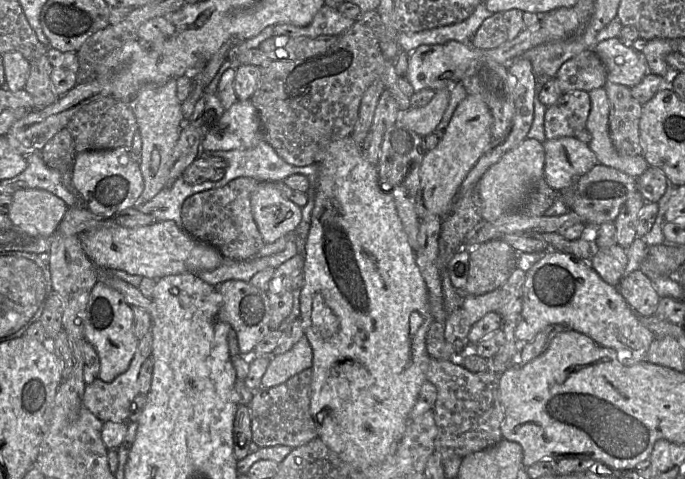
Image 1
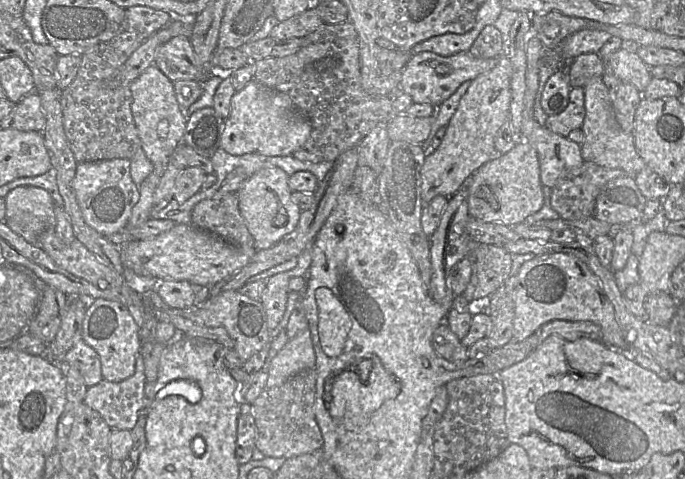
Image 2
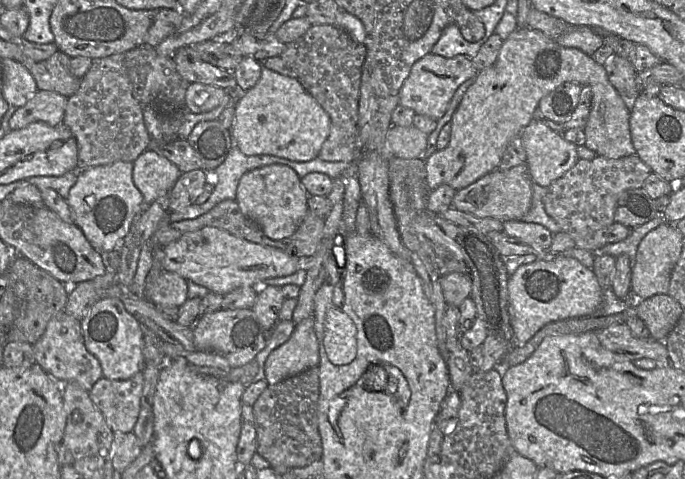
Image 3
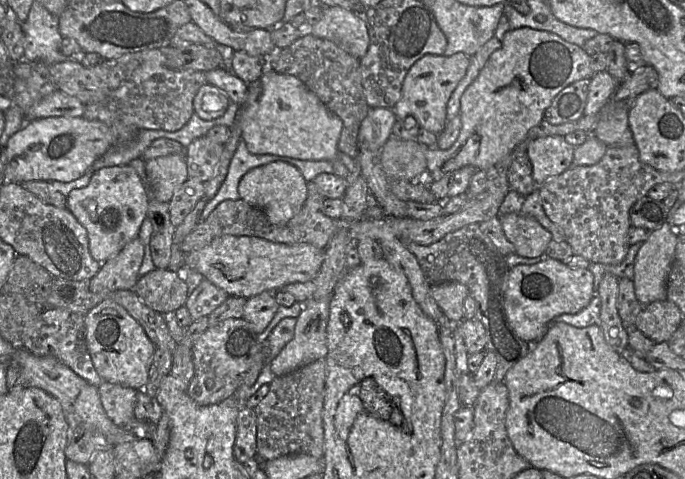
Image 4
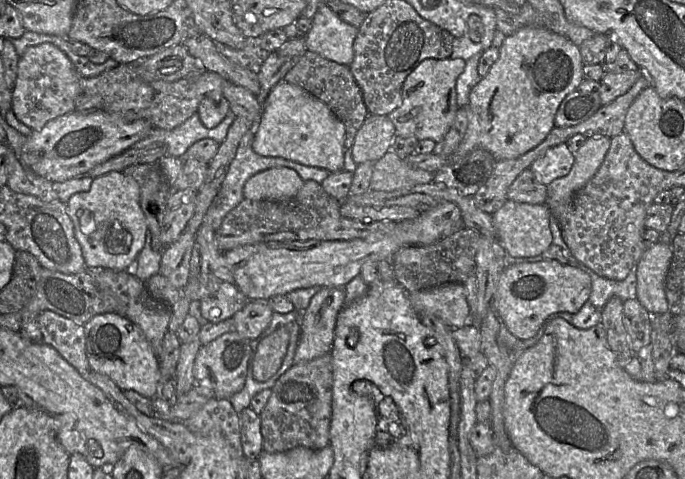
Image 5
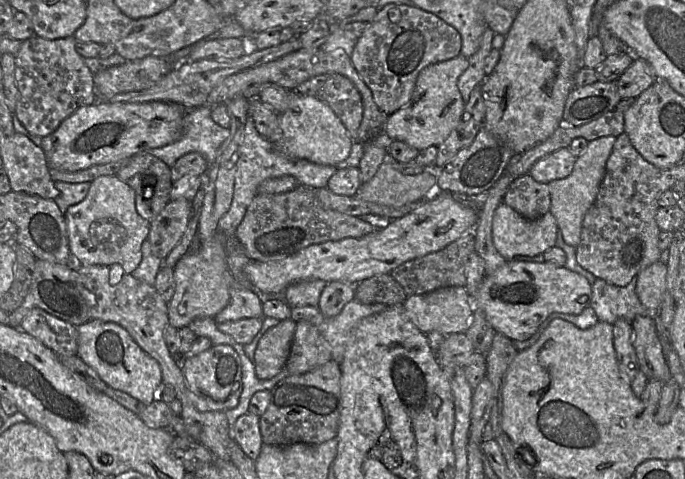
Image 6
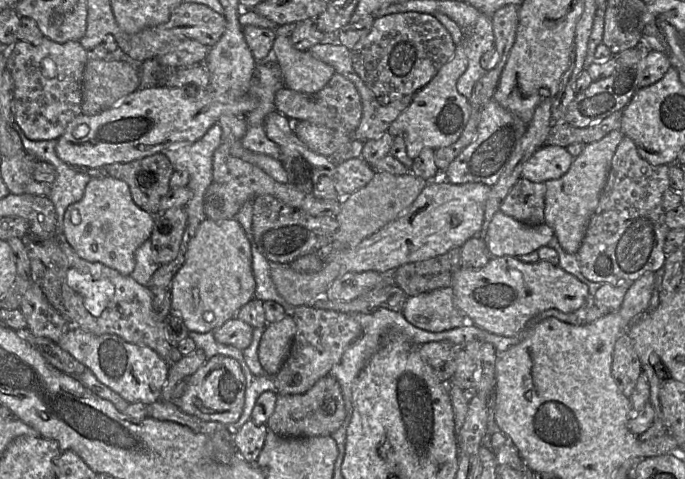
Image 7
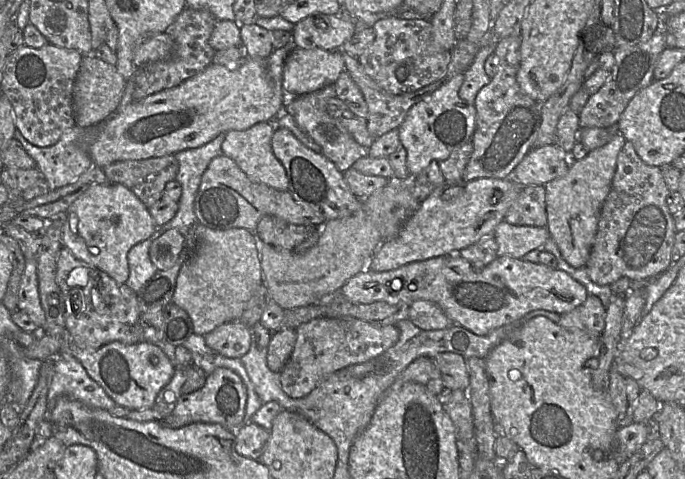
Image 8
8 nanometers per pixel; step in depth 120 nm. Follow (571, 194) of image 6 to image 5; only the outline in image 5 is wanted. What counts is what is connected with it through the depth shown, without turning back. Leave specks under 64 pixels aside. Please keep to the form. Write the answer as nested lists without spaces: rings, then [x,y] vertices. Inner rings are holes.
[[[607,136],[589,137],[575,153],[573,166],[566,176],[553,180],[547,186],[546,205],[552,213],[552,207],[559,206],[560,203],[569,202],[573,196],[582,189],[590,179],[594,177],[604,161],[609,150],[611,138]]]

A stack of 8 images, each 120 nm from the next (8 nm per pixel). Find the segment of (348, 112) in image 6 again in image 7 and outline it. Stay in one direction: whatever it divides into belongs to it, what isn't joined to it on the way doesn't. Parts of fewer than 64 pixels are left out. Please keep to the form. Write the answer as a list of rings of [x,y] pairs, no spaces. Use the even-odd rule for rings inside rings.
[[[335,73],[315,96],[322,104],[336,111],[350,134],[357,129],[363,113],[362,101],[357,88],[349,79]]]

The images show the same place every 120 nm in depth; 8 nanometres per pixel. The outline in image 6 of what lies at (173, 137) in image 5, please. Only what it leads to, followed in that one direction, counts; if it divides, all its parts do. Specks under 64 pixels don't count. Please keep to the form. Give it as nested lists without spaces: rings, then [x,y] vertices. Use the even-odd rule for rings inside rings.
[[[202,105],[185,112],[181,136],[177,141],[146,152],[159,158],[169,167],[185,154],[198,152],[210,167],[215,161],[218,149],[229,134],[229,128],[223,128],[213,121],[211,107]]]

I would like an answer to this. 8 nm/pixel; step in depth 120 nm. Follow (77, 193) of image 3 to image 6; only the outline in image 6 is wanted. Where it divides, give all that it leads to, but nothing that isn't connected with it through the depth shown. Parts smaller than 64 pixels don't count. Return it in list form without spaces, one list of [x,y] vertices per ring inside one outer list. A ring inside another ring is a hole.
[[[100,176],[91,182],[87,196],[78,204],[71,205],[65,213],[69,247],[81,265],[120,264],[128,274],[132,273],[142,260],[142,243],[150,232],[150,222],[142,218],[135,206],[135,192],[118,176]]]

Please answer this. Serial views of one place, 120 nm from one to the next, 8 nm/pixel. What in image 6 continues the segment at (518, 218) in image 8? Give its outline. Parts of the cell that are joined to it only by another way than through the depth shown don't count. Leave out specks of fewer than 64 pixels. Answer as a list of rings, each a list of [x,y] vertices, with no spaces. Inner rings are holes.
[[[528,173],[524,174],[511,183],[503,203],[526,219],[539,219],[550,211],[549,185],[536,181]]]

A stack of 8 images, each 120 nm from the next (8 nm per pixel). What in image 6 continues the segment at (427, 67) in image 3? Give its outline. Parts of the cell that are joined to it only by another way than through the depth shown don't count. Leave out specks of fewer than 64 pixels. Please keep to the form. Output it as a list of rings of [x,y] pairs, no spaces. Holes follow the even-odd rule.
[[[459,54],[455,58],[434,63],[423,68],[417,77],[415,88],[406,105],[389,115],[384,132],[392,139],[405,142],[421,151],[429,146],[439,146],[458,125],[465,102],[457,83],[468,68],[469,58]]]

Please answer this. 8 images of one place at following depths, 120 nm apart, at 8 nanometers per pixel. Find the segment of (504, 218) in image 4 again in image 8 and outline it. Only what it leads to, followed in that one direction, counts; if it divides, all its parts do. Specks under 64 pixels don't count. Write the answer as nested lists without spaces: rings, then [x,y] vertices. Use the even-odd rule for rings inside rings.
[[[504,220],[496,226],[492,237],[498,243],[498,257],[521,259],[533,250],[542,249],[551,235],[547,227],[517,226]]]

